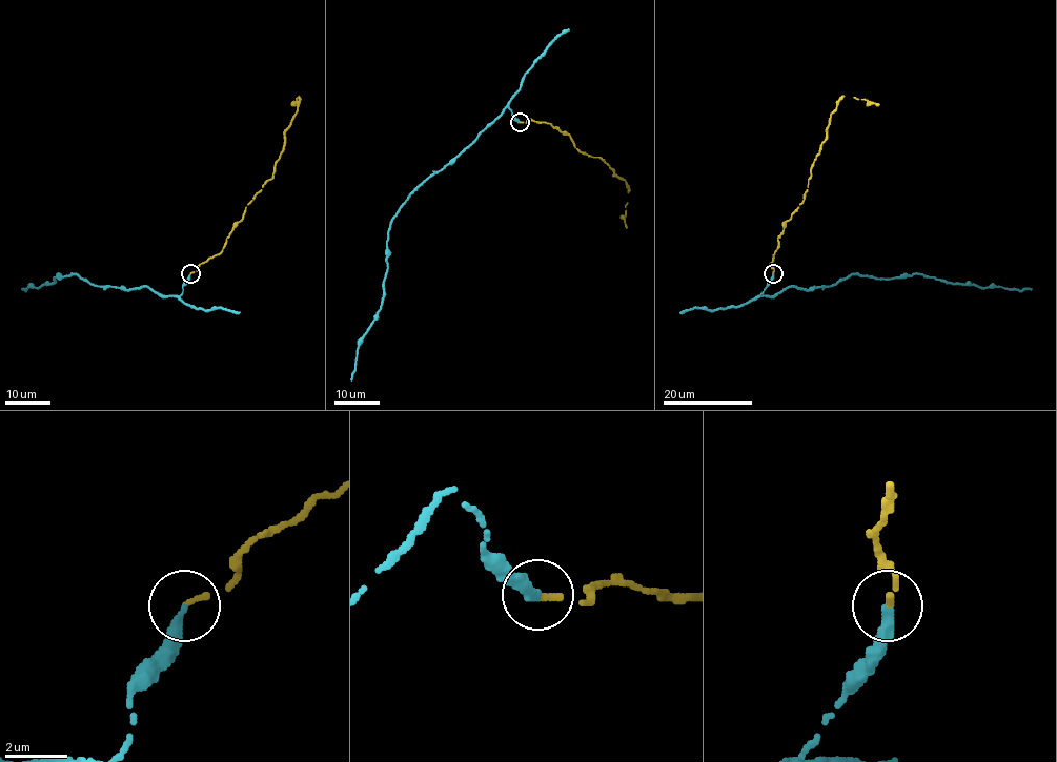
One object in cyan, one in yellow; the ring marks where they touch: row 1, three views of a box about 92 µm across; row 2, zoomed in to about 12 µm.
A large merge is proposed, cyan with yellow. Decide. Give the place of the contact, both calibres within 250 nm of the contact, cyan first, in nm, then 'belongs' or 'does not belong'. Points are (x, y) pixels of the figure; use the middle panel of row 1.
(520, 122) | 320/220 nm | belongs

